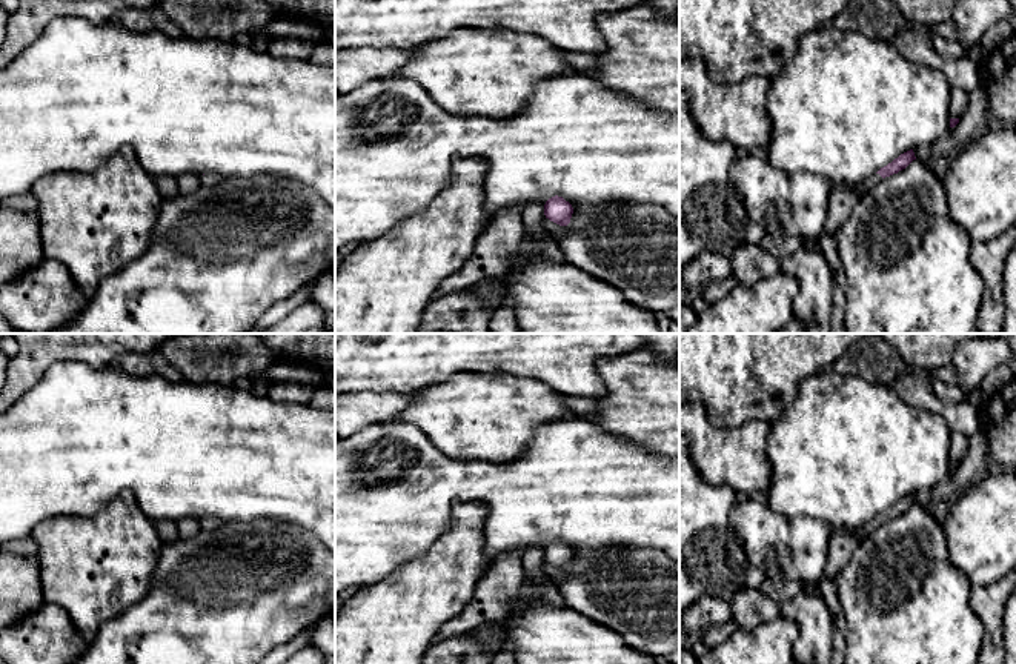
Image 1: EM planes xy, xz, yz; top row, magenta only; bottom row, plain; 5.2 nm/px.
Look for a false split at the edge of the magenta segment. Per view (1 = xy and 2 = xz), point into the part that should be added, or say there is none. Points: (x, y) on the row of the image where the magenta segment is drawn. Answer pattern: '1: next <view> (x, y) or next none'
1: next none
2: next none

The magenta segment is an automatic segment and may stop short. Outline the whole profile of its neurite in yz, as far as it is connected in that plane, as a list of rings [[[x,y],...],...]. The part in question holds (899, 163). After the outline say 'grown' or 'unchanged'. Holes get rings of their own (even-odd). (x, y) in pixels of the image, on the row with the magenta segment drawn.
[[[913,149],[901,154],[898,158],[895,158],[887,166],[881,168],[876,174],[872,177],[855,183],[853,191],[859,192],[861,195],[868,194],[882,178],[890,177],[893,174],[898,174],[899,171],[905,169],[913,160],[916,160]]] | grown

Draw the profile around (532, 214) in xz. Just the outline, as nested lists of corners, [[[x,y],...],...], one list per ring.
[[[529,203],[521,209],[521,218],[524,224],[524,232],[530,235],[532,238],[538,238],[543,235],[547,235],[546,226],[544,226],[544,206],[540,203]]]

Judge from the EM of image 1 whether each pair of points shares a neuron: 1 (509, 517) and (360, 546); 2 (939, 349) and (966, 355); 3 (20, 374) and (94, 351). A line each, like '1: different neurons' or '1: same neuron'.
1: same neuron
2: different neurons
3: same neuron

